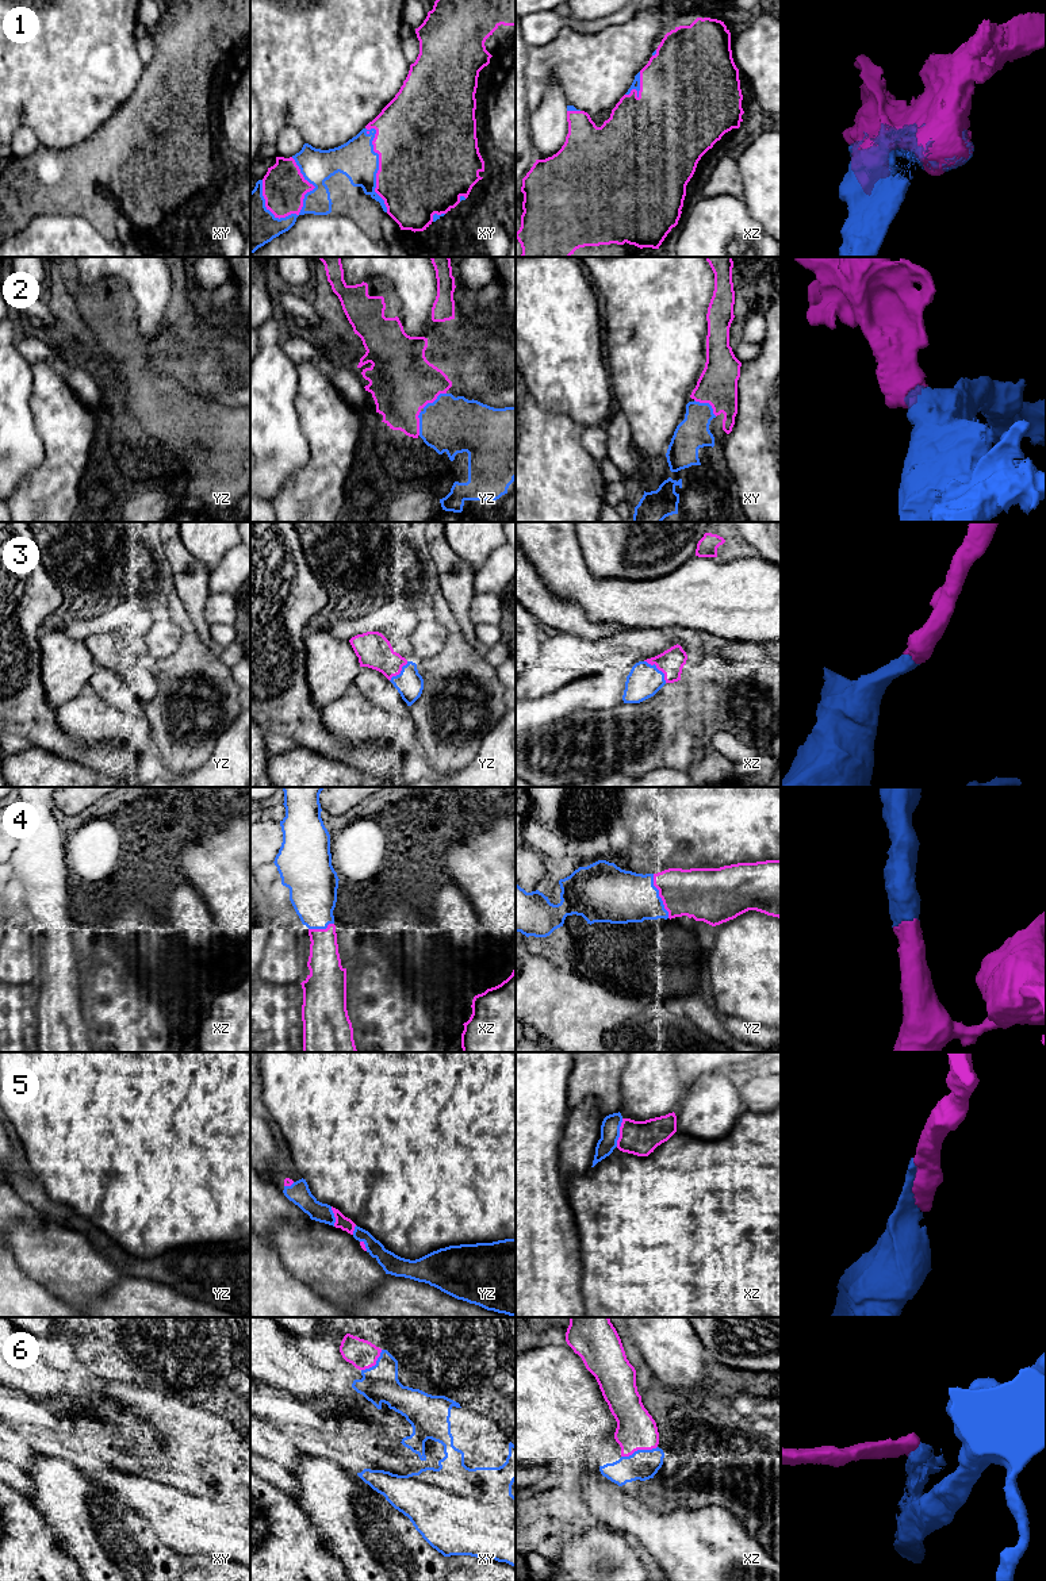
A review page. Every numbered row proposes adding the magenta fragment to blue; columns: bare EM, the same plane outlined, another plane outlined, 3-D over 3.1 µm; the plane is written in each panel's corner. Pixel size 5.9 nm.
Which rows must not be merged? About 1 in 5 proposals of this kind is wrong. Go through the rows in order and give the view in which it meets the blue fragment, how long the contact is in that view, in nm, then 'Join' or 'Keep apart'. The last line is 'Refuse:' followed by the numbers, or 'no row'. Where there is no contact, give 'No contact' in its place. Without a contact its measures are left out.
1: Touches blue in xy. Shared border 380 nm. Join
2: Touches blue in xy. Shared border 170 nm. Join
3: Touches blue in xz. Shared border 190 nm. Join
4: Touches blue in yz. Shared border 280 nm. Join
5: Touches blue in xz. Shared border 170 nm. Join
6: Touches blue in xz. Shared border 220 nm. Join
Refuse: no row

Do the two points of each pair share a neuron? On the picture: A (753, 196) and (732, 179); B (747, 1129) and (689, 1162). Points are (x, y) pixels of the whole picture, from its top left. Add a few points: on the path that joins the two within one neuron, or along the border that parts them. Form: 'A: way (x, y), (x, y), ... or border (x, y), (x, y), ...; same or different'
A: border (735, 160), (739, 168), (743, 196); different
B: way (732, 1144), (715, 1162), (704, 1162); same

